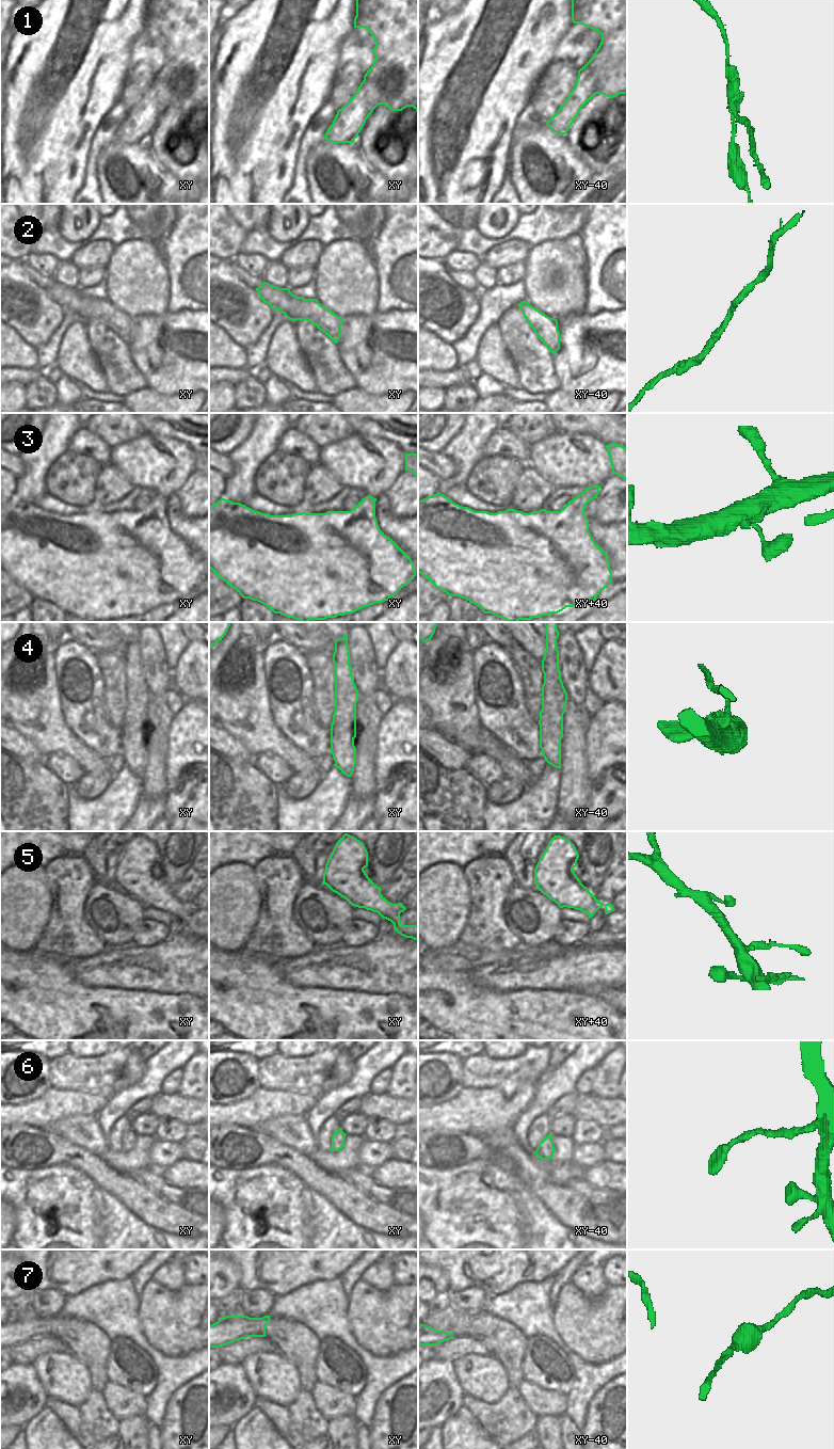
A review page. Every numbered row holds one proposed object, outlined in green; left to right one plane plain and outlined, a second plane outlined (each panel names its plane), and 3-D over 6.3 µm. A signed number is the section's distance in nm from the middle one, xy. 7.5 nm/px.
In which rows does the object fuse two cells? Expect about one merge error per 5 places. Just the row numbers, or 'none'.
1, 4

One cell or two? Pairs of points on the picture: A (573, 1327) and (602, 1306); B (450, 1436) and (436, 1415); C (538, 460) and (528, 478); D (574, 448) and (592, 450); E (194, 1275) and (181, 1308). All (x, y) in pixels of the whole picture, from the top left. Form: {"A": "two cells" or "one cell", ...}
{"A": "one cell", "B": "two cells", "C": "two cells", "D": "one cell", "E": "two cells"}

